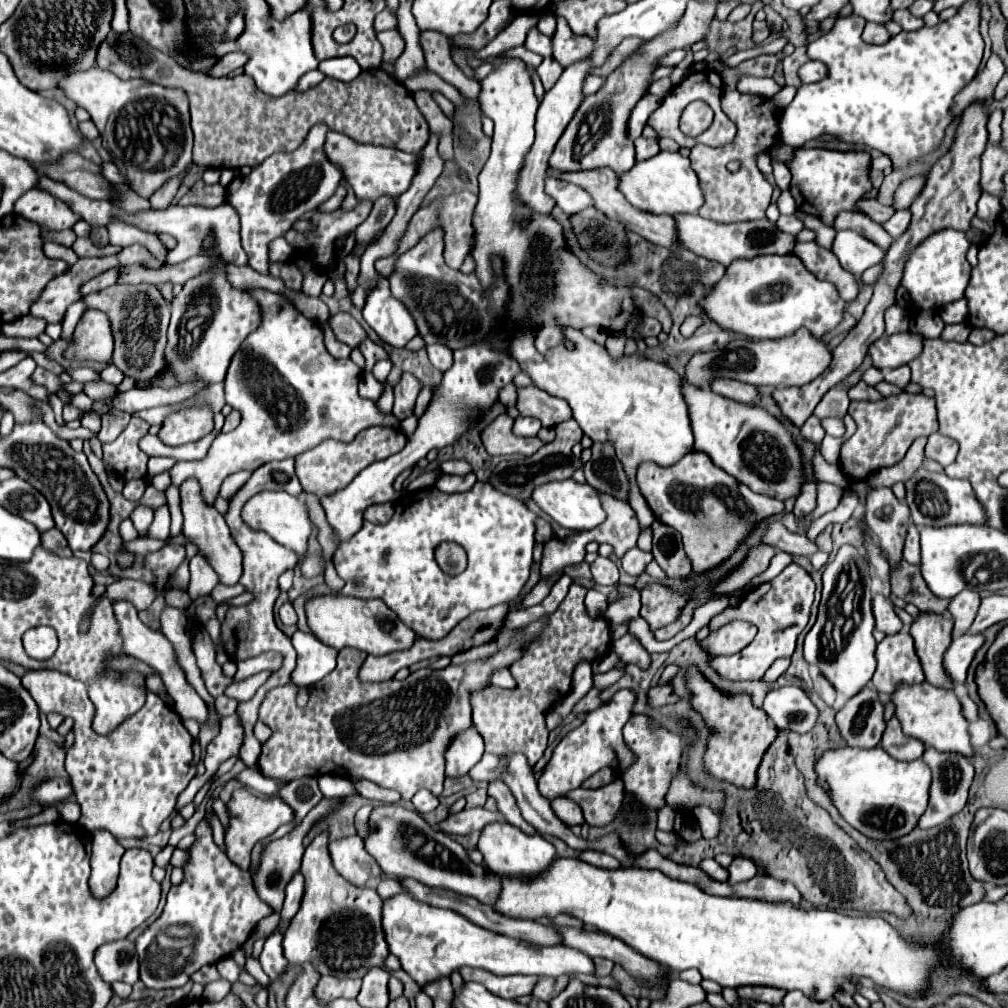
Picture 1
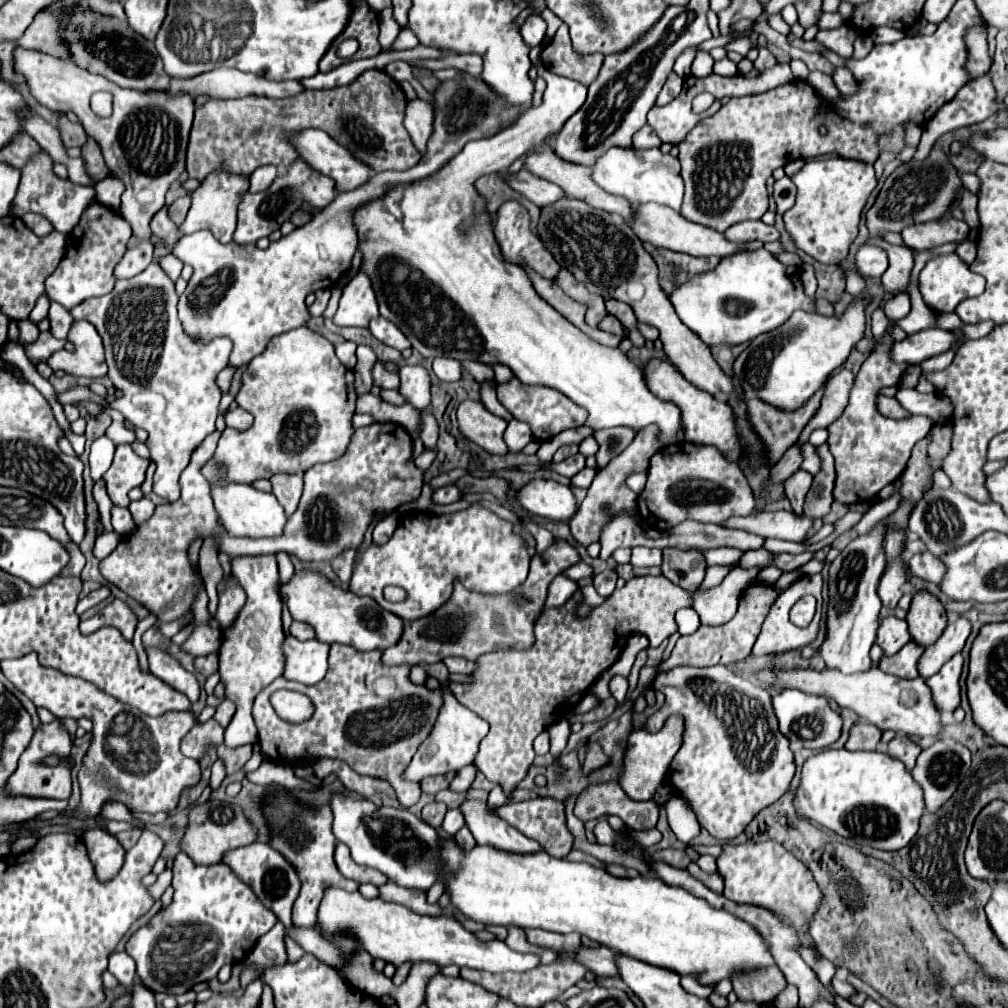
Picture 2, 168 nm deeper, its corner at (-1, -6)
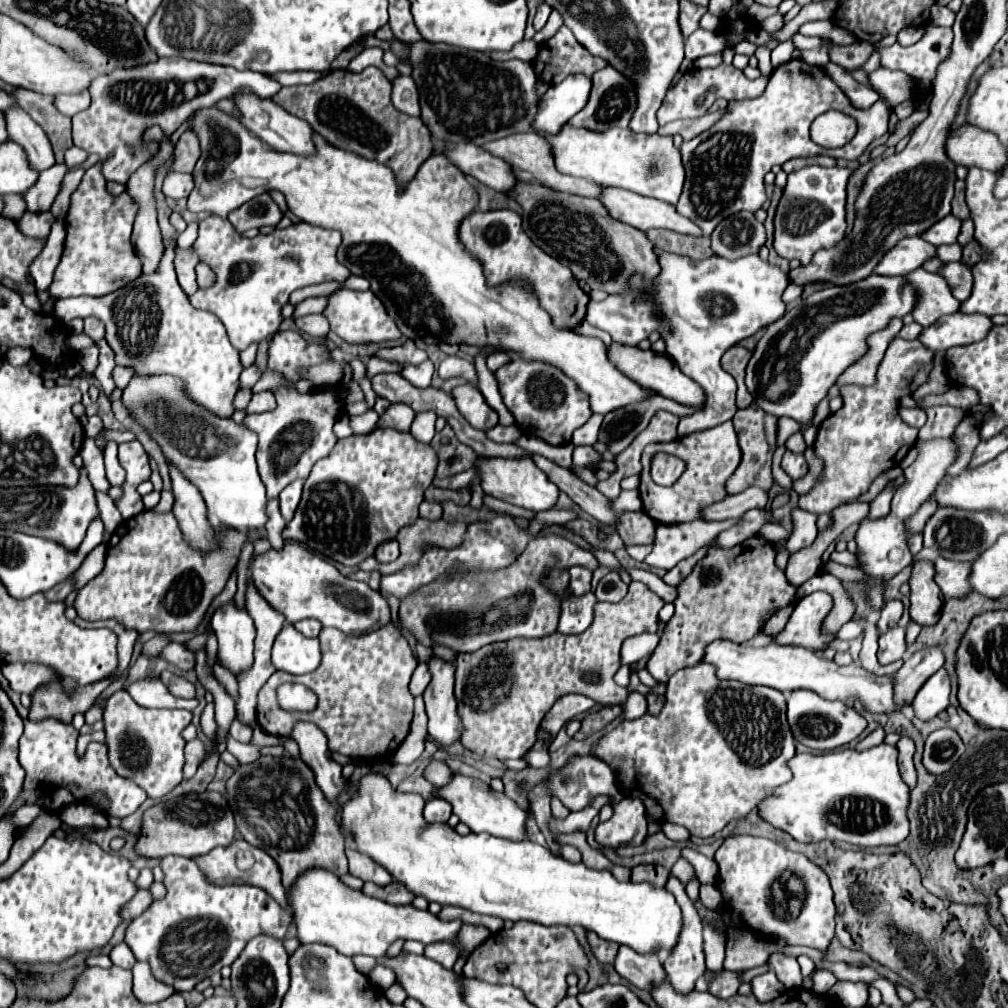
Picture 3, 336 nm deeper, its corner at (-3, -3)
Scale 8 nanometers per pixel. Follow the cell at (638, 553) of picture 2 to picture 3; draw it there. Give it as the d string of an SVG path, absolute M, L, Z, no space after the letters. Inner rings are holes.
M738 519L728 521L690 521L674 525L658 525L652 553L644 559L650 567L670 571L678 561L694 555L694 551L706 547L720 531L732 527Z

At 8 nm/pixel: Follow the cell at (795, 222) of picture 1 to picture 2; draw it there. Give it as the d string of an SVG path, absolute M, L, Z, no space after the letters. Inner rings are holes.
M738 222L730 226L724 234L732 242L776 242L780 238L780 232L774 226L766 226L764 222Z

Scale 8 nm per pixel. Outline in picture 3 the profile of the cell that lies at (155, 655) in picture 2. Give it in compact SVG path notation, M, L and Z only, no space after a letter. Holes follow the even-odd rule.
M162 671L160 675L162 683L166 683L168 691L174 695L174 697L180 697L180 699L194 699L194 693L196 693L196 687L186 681L184 677L172 673L172 671Z

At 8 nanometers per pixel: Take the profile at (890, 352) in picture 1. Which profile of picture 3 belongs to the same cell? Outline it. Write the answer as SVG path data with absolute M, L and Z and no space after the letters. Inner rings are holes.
M958 311L944 315L942 319L938 319L938 323L934 323L934 327L924 329L920 341L932 351L946 351L954 345L982 341L992 325L992 319L988 319L986 315L962 315Z

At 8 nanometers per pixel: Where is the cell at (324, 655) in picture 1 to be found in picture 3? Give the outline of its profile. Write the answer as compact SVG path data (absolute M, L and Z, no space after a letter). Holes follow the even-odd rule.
M284 625L272 647L272 663L280 671L294 675L310 673L320 665L320 643L318 639L308 639L298 635L292 625Z

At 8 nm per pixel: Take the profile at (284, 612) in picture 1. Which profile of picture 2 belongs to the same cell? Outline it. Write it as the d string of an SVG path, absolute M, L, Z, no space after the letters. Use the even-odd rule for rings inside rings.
M296 620L290 624L290 634L294 638L298 638L298 640L310 640L310 638L314 638L312 626L308 626L304 622L296 622Z

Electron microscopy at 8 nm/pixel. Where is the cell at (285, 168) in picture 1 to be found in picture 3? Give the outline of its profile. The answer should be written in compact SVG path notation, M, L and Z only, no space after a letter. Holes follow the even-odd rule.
M264 193L264 195L258 195L254 199L250 199L242 207L234 209L228 215L228 219L234 225L234 229L238 233L242 233L242 231L252 229L252 227L260 229L264 225L278 225L278 221L282 219L282 211L272 201L272 197L268 193Z

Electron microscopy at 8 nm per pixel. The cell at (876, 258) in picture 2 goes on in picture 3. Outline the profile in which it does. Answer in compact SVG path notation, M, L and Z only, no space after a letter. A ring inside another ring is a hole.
M906 237L884 255L882 263L878 263L874 273L908 275L932 257L936 257L936 247L932 243L926 243L922 237Z

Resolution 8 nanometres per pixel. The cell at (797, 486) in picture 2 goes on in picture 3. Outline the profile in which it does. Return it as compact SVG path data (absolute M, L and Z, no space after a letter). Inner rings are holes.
M786 449L784 457L782 457L782 469L784 469L794 481L800 479L800 477L804 477L806 471L808 471L808 463L806 463L806 459L804 459L804 453L792 453L792 451Z

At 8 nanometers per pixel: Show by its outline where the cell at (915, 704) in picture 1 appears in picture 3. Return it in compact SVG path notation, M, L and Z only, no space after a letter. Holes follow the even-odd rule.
M714 641L706 647L706 655L702 663L710 663L716 667L718 679L734 679L746 685L766 685L778 689L782 693L790 693L796 689L812 689L824 699L840 699L848 701L858 697L872 713L892 713L894 705L894 689L890 677L878 677L862 669L858 663L838 667L834 661L820 657L814 651L804 647L782 647L782 645L766 645L766 647L748 647L732 641Z

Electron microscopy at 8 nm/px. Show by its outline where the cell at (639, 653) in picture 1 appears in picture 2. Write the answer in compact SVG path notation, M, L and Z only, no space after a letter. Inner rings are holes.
M678 666L676 672L656 674L652 688L664 692L666 702L646 722L650 732L662 730L672 714L684 718L684 742L670 764L666 780L690 800L698 822L714 838L736 838L762 808L776 802L790 788L794 776L790 744L778 730L770 694L736 676L728 666Z

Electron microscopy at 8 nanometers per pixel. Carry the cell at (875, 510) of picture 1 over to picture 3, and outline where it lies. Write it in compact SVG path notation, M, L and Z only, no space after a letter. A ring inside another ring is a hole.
M888 601L886 607L884 607L882 613L880 613L878 623L876 623L878 633L882 635L882 633L886 633L888 629L892 629L892 627L900 621L900 617L902 617L902 603L900 603L900 601Z

